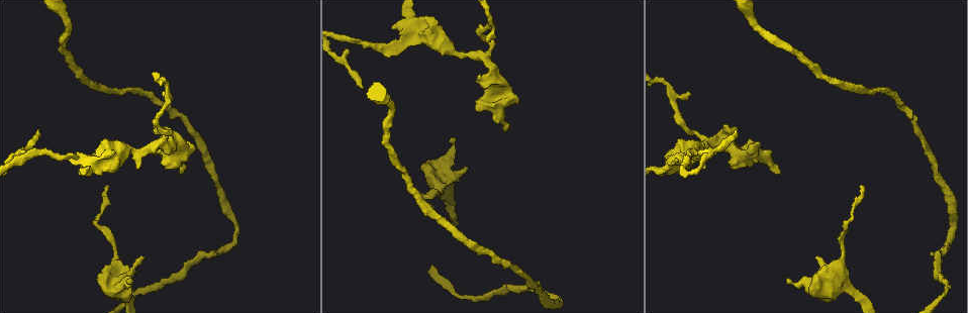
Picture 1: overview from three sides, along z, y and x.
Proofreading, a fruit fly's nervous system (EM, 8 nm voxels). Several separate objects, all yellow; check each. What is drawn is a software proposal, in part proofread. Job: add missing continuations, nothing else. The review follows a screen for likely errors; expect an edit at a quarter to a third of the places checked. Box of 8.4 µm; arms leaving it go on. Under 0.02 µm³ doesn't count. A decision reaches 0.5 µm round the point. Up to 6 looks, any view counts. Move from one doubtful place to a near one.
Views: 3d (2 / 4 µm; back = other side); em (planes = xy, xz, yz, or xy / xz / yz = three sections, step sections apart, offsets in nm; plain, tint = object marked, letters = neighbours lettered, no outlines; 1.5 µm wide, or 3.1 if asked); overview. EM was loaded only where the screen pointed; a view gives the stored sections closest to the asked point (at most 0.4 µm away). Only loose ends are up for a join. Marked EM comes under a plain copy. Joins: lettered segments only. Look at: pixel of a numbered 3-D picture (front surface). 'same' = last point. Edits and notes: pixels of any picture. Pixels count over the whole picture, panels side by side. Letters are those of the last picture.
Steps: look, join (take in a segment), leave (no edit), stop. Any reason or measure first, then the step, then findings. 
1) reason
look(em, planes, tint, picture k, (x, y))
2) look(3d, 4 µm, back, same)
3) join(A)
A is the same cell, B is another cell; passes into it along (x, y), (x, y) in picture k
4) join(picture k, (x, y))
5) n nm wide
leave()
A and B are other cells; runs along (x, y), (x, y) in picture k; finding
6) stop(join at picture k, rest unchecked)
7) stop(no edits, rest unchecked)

look(em, planes, letters, picture 1, (128, 281))

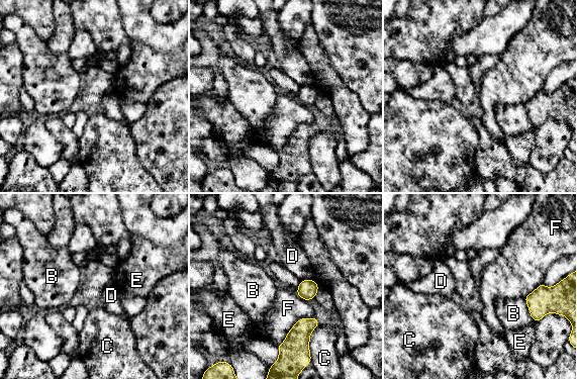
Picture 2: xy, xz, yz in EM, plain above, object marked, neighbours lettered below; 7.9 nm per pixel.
leave()
B, C, D, E and F are other cells; none of them fits

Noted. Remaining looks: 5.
branch stops here
look(em, xy, step 4, tint, picture 1, (164, 93))

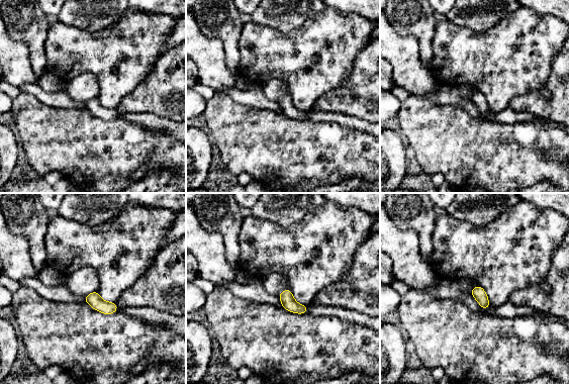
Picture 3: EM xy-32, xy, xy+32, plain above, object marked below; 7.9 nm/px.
cut it another way
look(em, planes, letters, same)

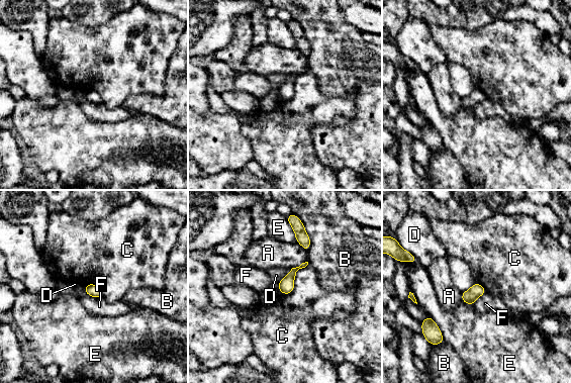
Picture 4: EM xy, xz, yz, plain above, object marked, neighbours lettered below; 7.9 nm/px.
leave()
A, B, C, D, E and F are other cells; no lettered segment goes on from it

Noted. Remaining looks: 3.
tapers out
look(em, planes, letters, picture 1, (38, 129))

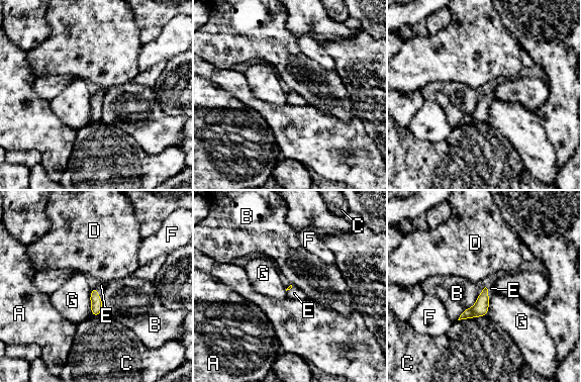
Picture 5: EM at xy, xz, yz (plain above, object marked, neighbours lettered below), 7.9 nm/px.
B touches over 260 nm
join(E)
E is the same cell, A, B, C, D, F and G are other cells; it goes on there

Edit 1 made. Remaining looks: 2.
stop(join at picture 5, rest unchecked)

